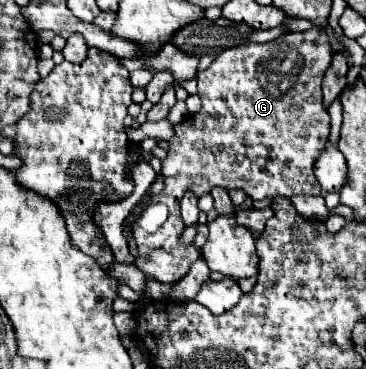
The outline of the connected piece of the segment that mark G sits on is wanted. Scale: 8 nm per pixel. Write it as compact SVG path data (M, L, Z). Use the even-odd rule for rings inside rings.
M311 28L307 32L289 32L287 36L271 40L267 44L247 44L247 46L237 46L237 48L223 50L211 62L211 66L207 70L203 70L203 72L197 74L197 80L199 80L199 98L203 102L203 108L195 116L191 116L191 120L189 120L191 126L181 126L181 124L175 126L175 136L169 140L169 154L167 154L167 158L163 160L163 166L161 166L161 174L165 176L165 190L149 200L149 206L139 216L139 220L135 220L135 224L133 224L133 236L135 236L135 242L139 246L139 270L141 272L145 272L149 278L157 280L161 284L175 284L177 280L181 280L189 272L189 266L193 262L197 262L197 258L201 258L199 248L195 248L193 244L183 246L179 242L179 238L181 238L181 234L185 230L185 224L181 222L181 216L179 216L179 200L181 200L181 196L183 196L185 190L193 190L197 196L201 196L201 194L209 192L213 186L221 186L221 188L227 188L227 190L241 188L253 200L277 198L277 196L293 198L293 196L319 196L321 194L321 186L317 186L317 178L313 174L313 166L315 166L321 150L325 150L325 144L327 144L327 138L329 138L329 128L331 128L331 116L329 116L327 106L323 104L323 94L321 94L321 78L323 78L325 70L329 68L329 64L331 64L329 36L327 36L325 30Z

